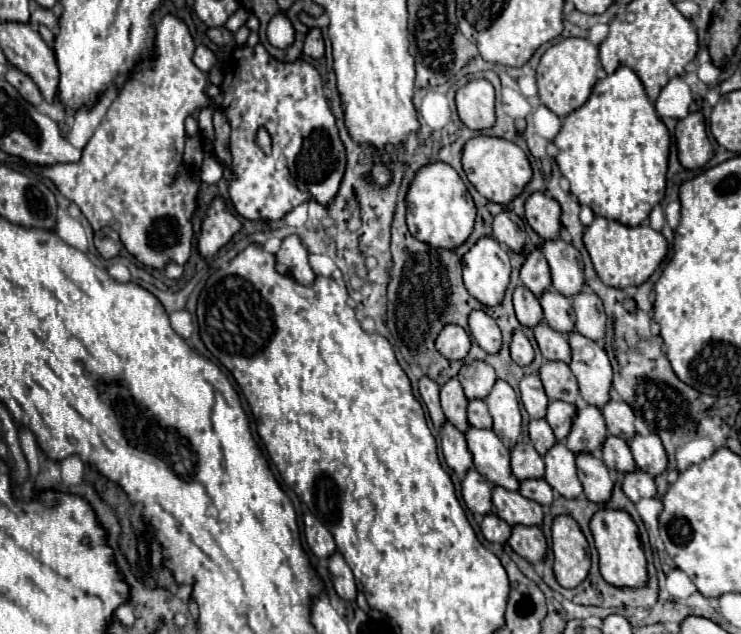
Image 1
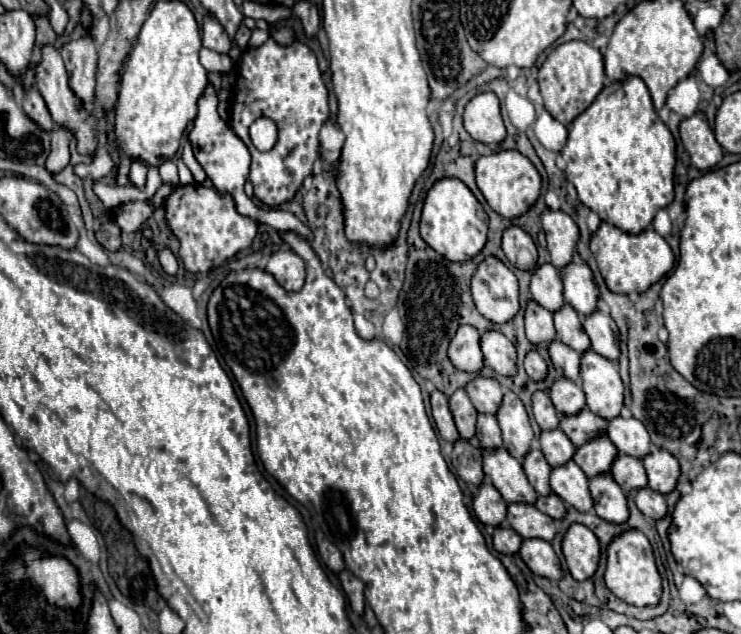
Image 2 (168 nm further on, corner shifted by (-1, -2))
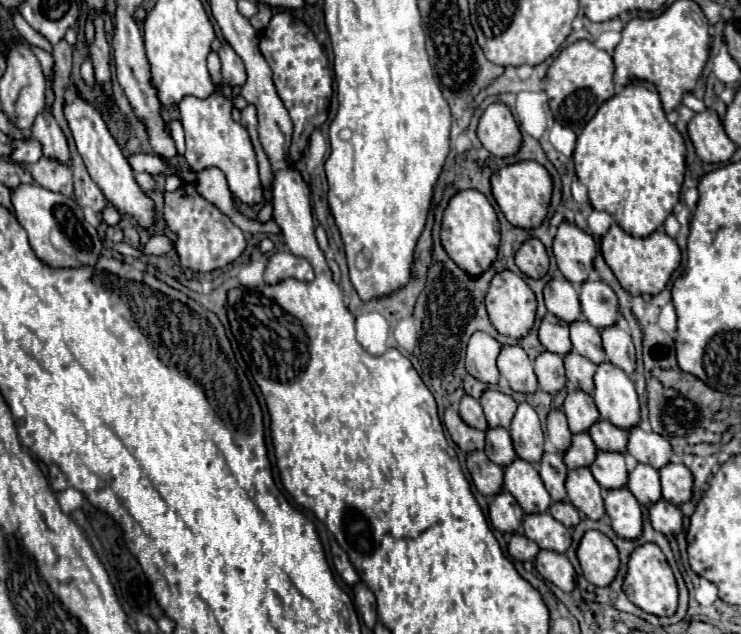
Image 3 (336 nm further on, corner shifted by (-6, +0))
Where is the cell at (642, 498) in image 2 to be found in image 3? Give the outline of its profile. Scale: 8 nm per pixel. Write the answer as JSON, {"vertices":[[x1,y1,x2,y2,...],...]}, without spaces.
{"vertices":[[660,499,656,505,650,507,650,523,664,537,672,537,682,531,682,511]]}

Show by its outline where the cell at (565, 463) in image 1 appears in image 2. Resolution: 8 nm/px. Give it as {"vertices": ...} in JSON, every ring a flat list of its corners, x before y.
{"vertices":[[567,461,563,467,551,469,551,489,565,503,579,511,589,511,593,507,593,497,587,487,587,475,575,461]]}

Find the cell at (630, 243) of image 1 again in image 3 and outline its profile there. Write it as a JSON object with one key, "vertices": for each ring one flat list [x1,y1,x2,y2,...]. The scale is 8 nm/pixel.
{"vertices":[[616,223,602,237,600,249,602,249,604,261,608,263,608,267,612,269,612,273,620,281,620,285,630,295,638,295,638,293,656,295,656,293,660,293,666,287,670,275,678,269,680,259,682,259,676,241,672,237,668,237,664,231,654,231,652,235,638,239,638,237,624,233]]}

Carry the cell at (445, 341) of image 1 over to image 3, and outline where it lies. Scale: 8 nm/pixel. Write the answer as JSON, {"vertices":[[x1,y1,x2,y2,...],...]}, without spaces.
{"vertices":[[474,333,468,349,466,349,466,369,472,377,476,377,482,383,496,385,500,379,500,371,496,367,496,357,500,355,502,345,486,335,486,333]]}

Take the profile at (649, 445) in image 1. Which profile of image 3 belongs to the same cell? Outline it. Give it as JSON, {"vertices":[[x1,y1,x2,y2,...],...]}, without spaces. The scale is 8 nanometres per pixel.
{"vertices":[[668,463,660,471,662,481,662,497,664,501,672,501,672,505,682,505,692,499,692,473,688,467,680,463]]}

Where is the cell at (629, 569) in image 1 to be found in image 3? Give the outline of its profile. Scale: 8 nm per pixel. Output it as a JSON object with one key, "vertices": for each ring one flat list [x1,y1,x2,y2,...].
{"vertices":[[646,543,646,545,640,545,634,549,634,553,630,555,630,561,628,561,628,575,624,579,624,593,628,595,628,599,636,607,640,607,646,613,652,613,658,617,672,617,676,613,678,585,676,585,672,569,670,569,670,565,658,545]]}

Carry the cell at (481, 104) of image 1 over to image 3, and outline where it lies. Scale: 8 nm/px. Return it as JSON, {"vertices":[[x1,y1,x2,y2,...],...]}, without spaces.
{"vertices":[[492,103,478,123,480,143,496,157,510,157,520,151,522,133,504,103]]}

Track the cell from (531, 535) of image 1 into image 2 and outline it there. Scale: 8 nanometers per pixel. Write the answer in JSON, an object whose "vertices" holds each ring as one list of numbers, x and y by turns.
{"vertices":[[523,539,519,555,535,575,547,577,547,579,561,577,561,563,551,543,543,539]]}

